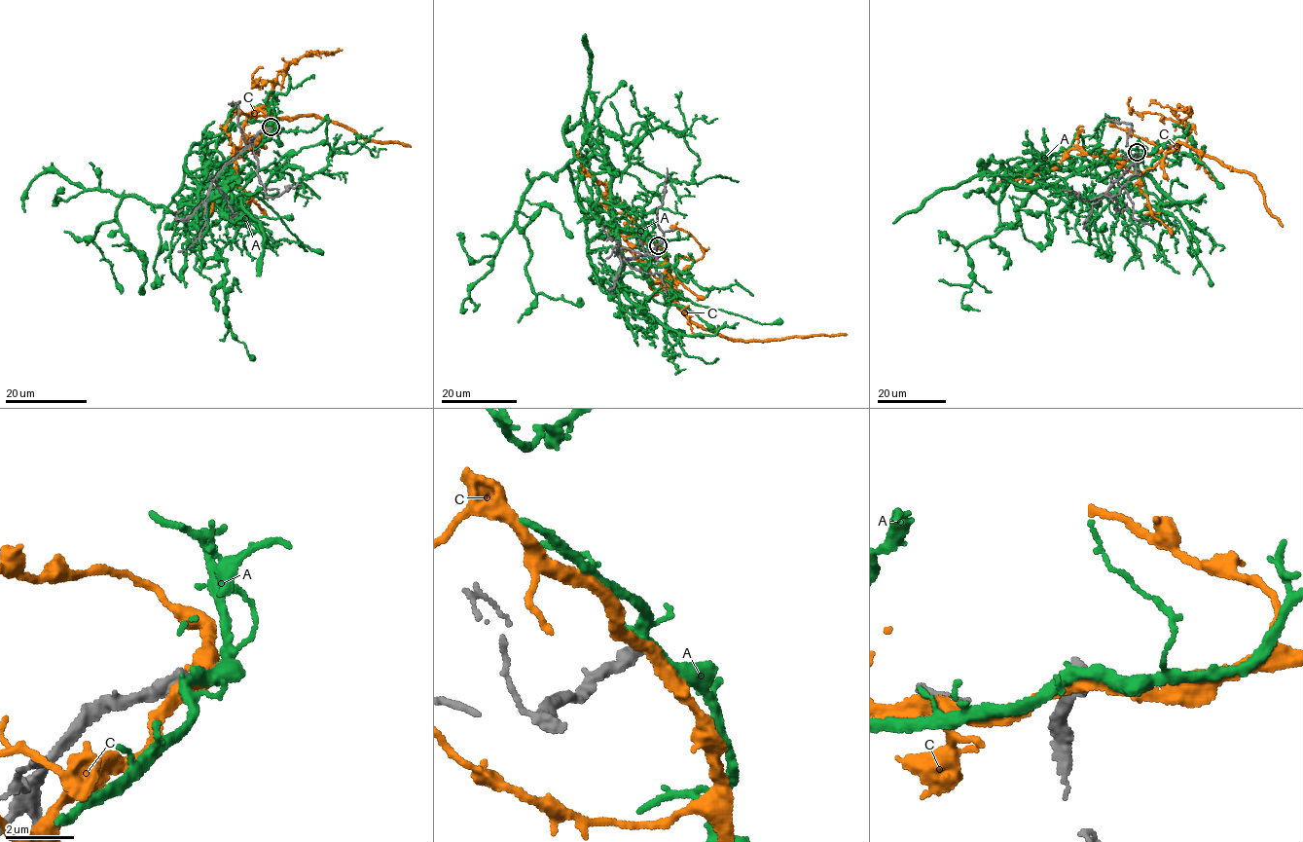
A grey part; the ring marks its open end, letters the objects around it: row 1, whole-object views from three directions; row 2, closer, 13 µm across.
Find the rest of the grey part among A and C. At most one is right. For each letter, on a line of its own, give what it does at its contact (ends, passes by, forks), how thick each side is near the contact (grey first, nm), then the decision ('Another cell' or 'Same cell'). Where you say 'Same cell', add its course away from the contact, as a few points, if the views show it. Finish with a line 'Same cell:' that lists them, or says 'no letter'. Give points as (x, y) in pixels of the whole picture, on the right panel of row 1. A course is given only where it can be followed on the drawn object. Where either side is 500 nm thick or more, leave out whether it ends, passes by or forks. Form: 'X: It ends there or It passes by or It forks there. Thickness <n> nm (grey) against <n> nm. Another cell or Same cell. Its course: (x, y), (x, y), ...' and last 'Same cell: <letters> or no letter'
A: It forks there. Thickness 400 nm (grey) against 260 nm. Another cell
C: It passes by. Thickness 420 nm (grey) against 340 nm. Another cell
Same cell: no letter

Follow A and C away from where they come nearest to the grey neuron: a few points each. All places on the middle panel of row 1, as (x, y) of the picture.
A: (657, 245), (638, 230), (621, 232), (581, 199), (567, 168), (535, 178), (516, 218), (533, 291), (580, 299)
C: (657, 245), (666, 261), (663, 286), (683, 312), (705, 329), (713, 329), (733, 339), (748, 340), (847, 334)

